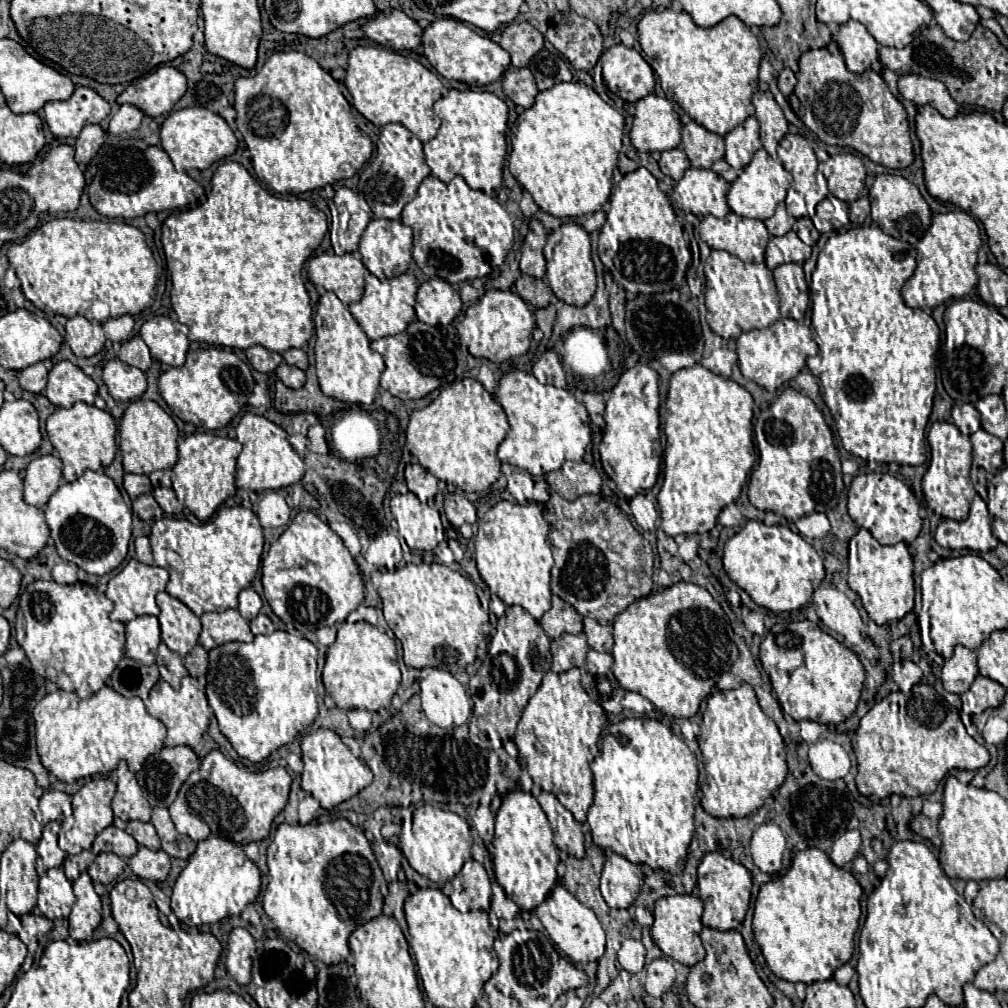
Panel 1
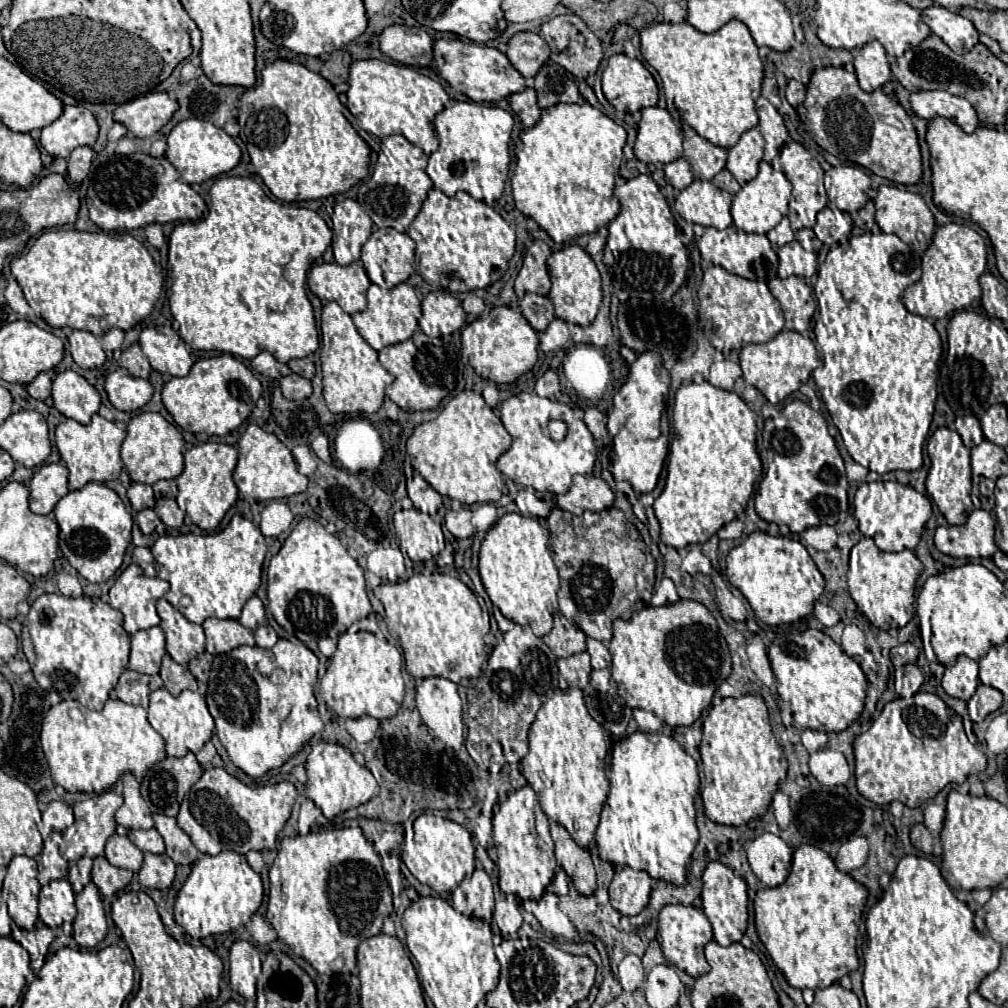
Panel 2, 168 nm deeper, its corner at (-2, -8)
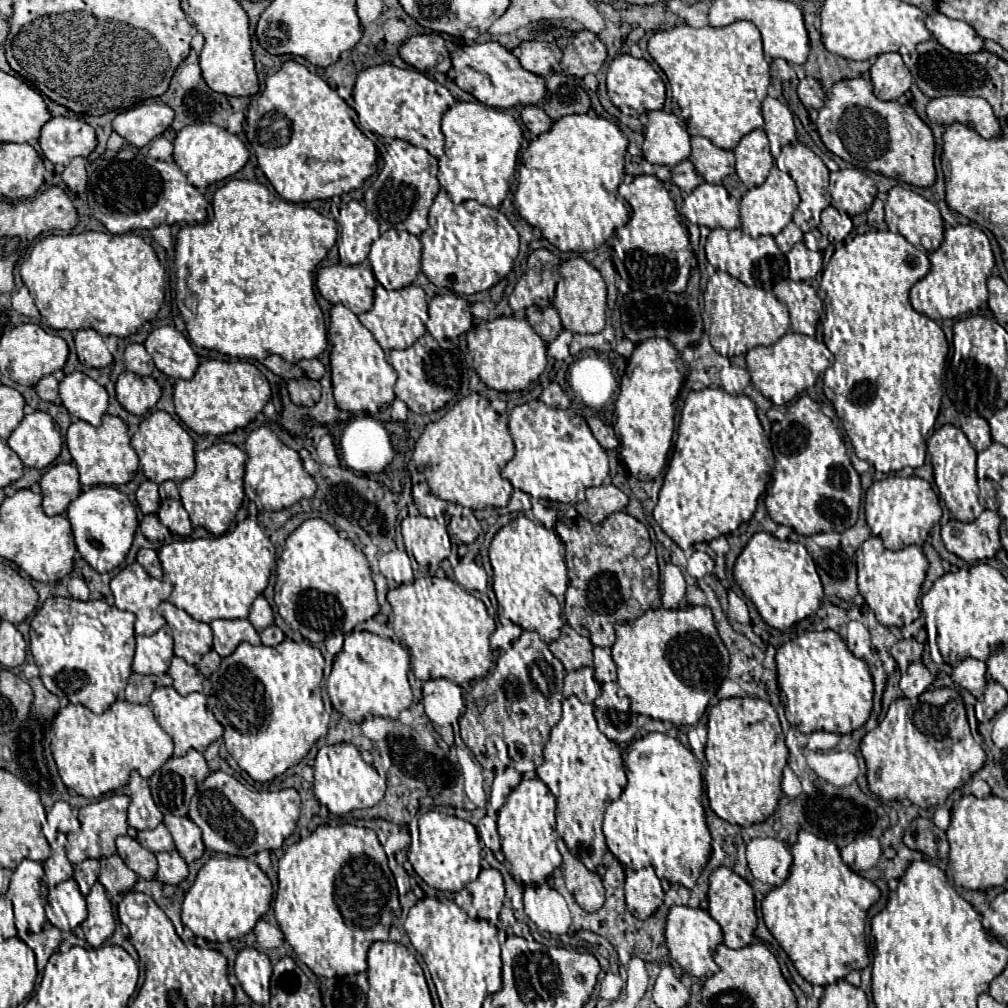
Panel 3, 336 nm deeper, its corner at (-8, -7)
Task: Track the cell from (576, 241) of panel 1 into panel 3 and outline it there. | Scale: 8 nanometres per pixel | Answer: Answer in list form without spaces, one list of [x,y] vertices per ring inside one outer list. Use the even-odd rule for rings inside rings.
[[[570,257],[560,265],[562,281],[556,285],[554,307],[560,313],[564,329],[572,333],[600,333],[606,323],[606,283],[600,271],[582,257]]]

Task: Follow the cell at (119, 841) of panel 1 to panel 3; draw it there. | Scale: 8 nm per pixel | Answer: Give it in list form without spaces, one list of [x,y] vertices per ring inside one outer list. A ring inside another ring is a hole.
[[[122,835],[116,839],[116,847],[118,847],[118,855],[122,857],[122,861],[136,871],[140,877],[144,879],[154,879],[156,875],[156,855],[148,849],[144,849],[136,839],[132,839],[130,835]]]

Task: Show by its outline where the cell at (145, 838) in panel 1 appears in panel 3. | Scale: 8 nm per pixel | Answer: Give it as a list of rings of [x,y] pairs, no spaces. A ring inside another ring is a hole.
[[[160,823],[156,829],[138,831],[136,841],[138,841],[142,847],[146,847],[148,851],[152,851],[152,853],[158,853],[158,851],[172,851],[172,849],[174,849],[172,835],[170,835],[170,831],[166,829],[164,823]]]

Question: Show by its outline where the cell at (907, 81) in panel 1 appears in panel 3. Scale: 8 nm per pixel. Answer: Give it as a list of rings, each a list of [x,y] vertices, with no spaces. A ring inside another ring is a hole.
[[[950,95],[930,99],[926,107],[926,115],[930,123],[950,125],[954,121],[972,127],[980,137],[990,139],[1000,133],[1000,123],[992,113],[992,107],[982,97],[968,95]]]

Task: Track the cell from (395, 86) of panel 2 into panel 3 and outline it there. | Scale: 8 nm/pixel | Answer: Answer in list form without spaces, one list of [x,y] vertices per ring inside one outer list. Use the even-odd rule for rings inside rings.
[[[376,65],[370,69],[364,69],[356,77],[356,87],[354,87],[354,111],[358,113],[360,127],[372,133],[378,133],[382,137],[398,137],[404,139],[416,147],[424,147],[430,155],[442,157],[444,155],[444,135],[440,131],[440,119],[446,109],[454,105],[454,97],[450,91],[440,85],[434,79],[428,79],[424,73],[416,69],[400,69],[394,65]]]

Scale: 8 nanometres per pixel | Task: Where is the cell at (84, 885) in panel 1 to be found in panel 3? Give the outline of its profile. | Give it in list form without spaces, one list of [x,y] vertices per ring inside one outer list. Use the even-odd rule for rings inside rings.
[[[100,883],[92,885],[86,903],[88,903],[88,917],[82,923],[82,931],[92,947],[100,947],[106,939],[112,937],[116,927],[112,917],[112,905]]]

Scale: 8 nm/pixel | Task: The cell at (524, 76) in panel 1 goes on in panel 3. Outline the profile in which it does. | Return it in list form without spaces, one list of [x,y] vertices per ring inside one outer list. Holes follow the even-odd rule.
[[[526,105],[526,107],[522,107],[522,121],[524,121],[524,125],[534,135],[540,135],[540,133],[548,131],[550,125],[552,125],[552,119],[538,105]]]

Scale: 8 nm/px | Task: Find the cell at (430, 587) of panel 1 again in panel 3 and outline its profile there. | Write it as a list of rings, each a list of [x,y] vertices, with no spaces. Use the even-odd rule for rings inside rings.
[[[422,577],[388,591],[394,613],[394,633],[410,651],[414,675],[420,681],[444,677],[458,685],[480,679],[490,669],[490,635],[496,628],[482,599],[456,581],[444,577]]]

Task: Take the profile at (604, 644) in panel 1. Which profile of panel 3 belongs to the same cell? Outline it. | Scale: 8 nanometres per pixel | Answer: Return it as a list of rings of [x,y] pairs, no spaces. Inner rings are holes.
[[[594,647],[594,675],[600,683],[604,681],[616,681],[616,665],[610,655],[610,649],[606,647]]]

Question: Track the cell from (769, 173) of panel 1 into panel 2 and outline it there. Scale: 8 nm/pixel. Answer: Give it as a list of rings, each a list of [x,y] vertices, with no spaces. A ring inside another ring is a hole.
[[[760,162],[758,176],[746,186],[742,186],[738,194],[734,194],[732,218],[734,218],[736,228],[744,232],[754,232],[754,234],[766,234],[788,214],[790,192],[792,192],[792,186],[788,178],[782,172],[776,172],[768,162]]]

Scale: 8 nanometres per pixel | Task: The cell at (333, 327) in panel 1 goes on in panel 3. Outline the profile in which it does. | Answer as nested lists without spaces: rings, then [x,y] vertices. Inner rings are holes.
[[[338,303],[330,309],[328,339],[332,346],[330,371],[336,405],[342,411],[352,411],[352,413],[364,411],[368,415],[376,415],[386,405],[390,405],[394,401],[396,371],[392,365],[386,363],[384,351],[376,343],[372,333],[342,303]]]

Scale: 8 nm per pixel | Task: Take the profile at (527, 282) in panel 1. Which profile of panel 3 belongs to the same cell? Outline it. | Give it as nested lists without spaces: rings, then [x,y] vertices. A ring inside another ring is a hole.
[[[530,305],[526,309],[526,317],[532,325],[532,329],[546,341],[554,341],[556,335],[562,331],[562,323],[558,317],[558,311],[550,305],[550,307],[538,307],[538,305]]]

